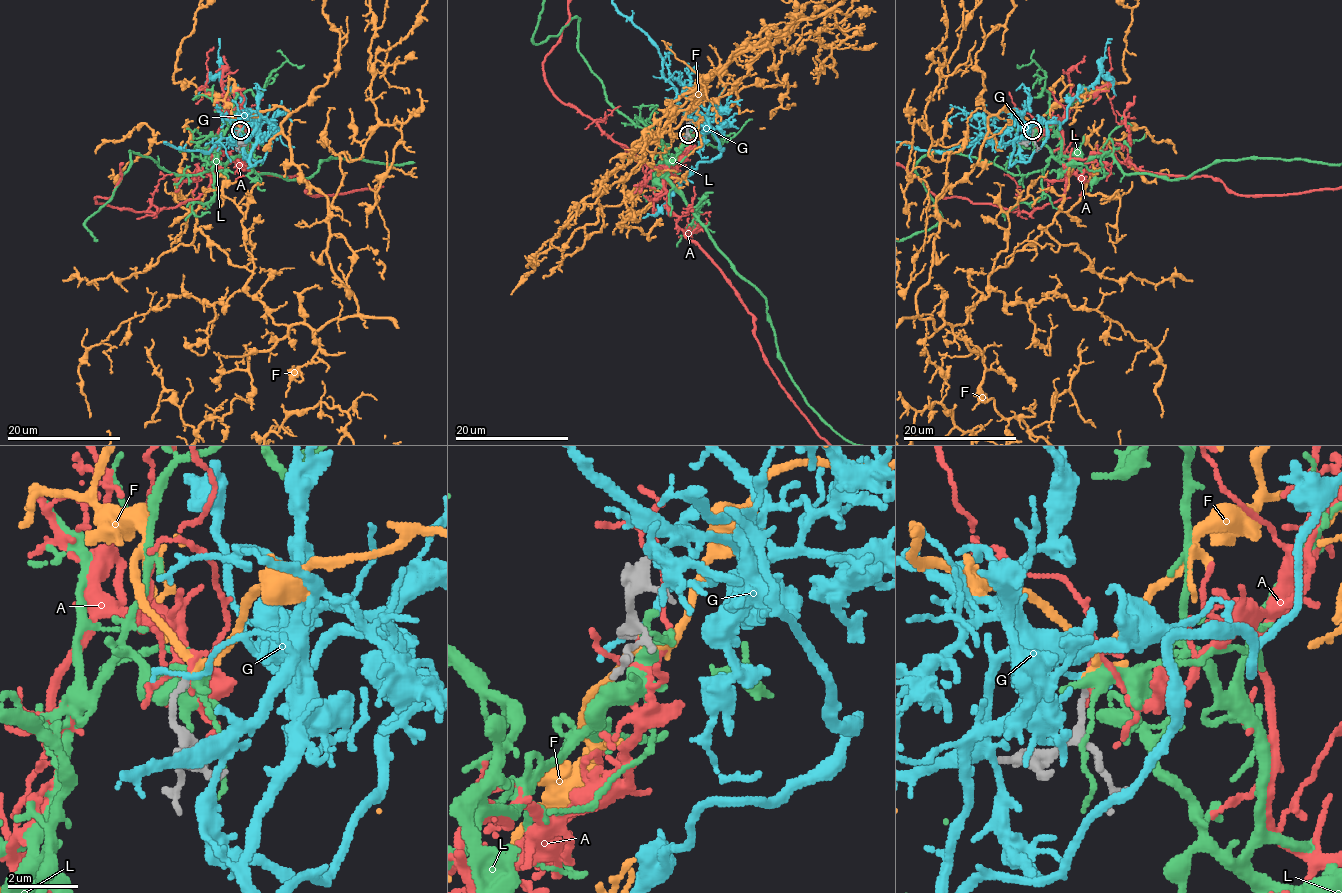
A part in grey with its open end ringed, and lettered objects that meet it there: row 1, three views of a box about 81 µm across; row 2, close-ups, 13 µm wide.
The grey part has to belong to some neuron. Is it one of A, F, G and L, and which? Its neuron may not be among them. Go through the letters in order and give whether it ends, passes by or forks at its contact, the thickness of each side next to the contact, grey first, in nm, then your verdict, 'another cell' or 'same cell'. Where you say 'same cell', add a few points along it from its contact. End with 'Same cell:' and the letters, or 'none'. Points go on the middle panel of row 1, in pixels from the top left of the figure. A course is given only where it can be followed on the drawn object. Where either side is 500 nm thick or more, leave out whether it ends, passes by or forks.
A: it passes by; calibres 180 and 100 nm; another cell
F: it forks; calibres 180 and 160 nm; same cell
G: it passes by; calibres 180 and 120 nm; another cell
L: it passes by; calibres 180 and 340 nm; another cell
Same cell: F

